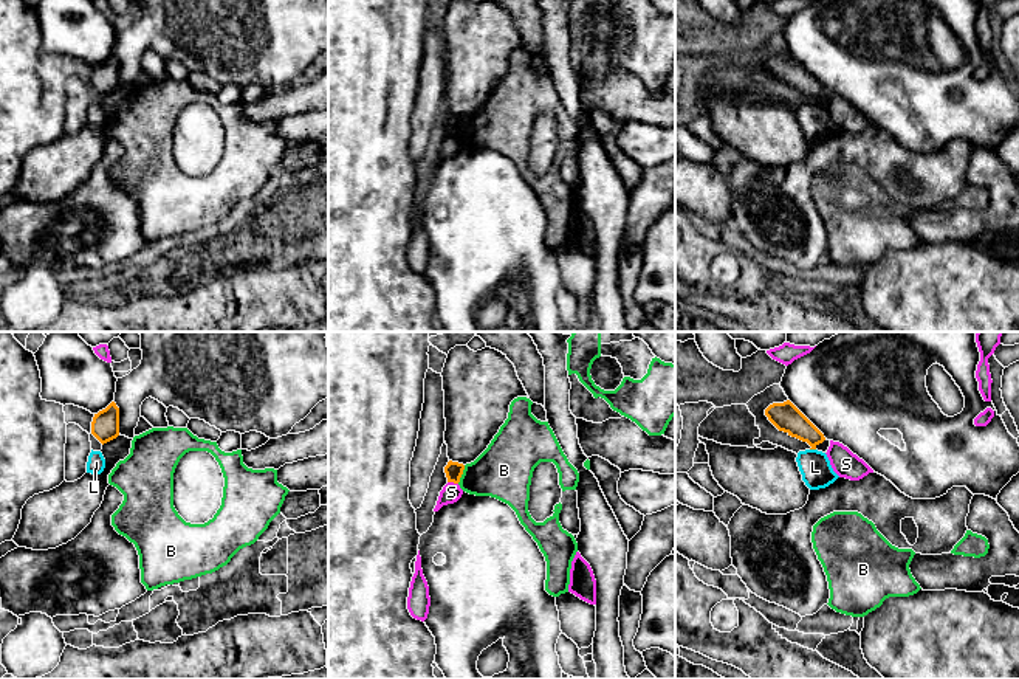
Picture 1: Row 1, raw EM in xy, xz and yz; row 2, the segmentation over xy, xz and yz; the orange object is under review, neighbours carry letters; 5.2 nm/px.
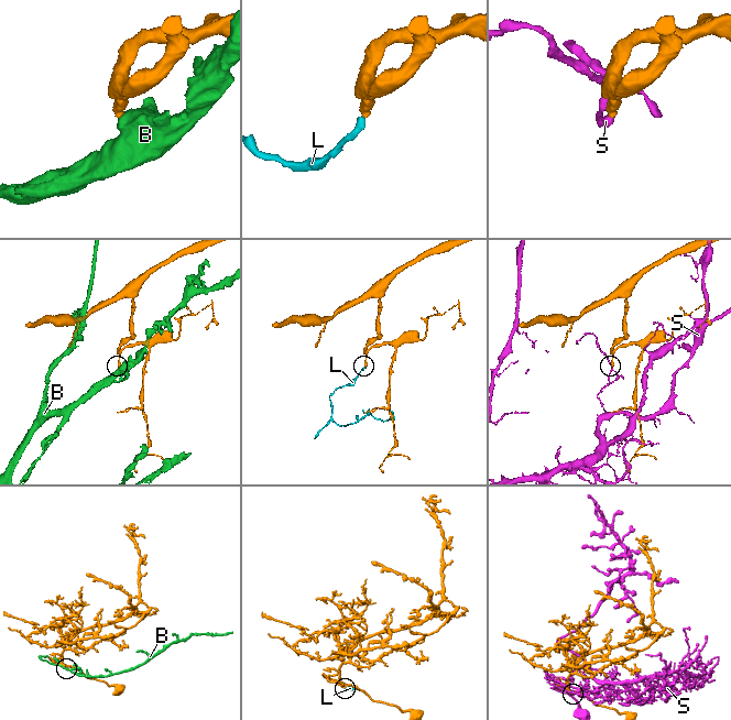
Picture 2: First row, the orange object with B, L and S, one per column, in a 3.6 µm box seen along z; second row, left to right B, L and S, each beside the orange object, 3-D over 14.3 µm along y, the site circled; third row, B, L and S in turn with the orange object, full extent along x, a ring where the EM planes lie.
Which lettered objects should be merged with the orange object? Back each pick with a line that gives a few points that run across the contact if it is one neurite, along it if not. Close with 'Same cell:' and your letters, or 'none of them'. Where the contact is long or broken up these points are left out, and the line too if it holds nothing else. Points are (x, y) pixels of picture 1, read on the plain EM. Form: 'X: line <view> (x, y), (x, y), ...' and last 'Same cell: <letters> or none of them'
Same cell: none of them

